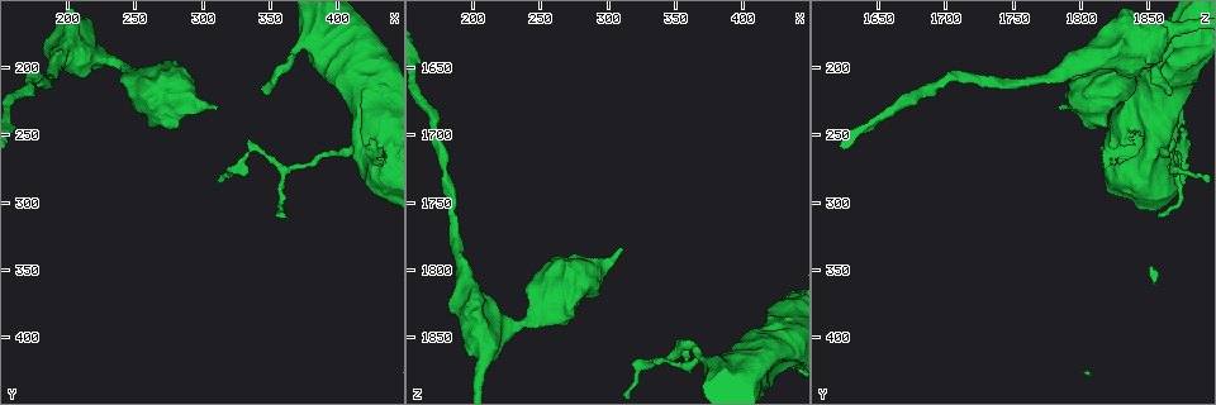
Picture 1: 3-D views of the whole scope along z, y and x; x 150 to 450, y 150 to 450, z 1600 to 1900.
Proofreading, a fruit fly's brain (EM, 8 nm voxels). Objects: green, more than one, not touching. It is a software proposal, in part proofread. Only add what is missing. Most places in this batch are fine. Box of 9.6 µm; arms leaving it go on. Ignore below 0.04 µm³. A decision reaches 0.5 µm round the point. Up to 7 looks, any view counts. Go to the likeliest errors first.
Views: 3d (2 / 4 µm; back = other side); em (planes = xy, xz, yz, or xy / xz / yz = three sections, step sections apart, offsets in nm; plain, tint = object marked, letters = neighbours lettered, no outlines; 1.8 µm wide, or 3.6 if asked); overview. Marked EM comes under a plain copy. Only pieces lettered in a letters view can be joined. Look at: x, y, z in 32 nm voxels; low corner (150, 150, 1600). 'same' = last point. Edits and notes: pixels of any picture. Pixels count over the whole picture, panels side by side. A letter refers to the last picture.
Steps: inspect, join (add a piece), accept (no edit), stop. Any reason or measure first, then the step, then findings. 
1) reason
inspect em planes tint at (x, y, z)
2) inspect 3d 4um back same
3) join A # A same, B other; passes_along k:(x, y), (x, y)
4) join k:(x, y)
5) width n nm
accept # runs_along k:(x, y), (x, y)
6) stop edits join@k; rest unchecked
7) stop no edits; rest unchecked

branch stops here
inspect em planes tint at (348, 220, 1868)

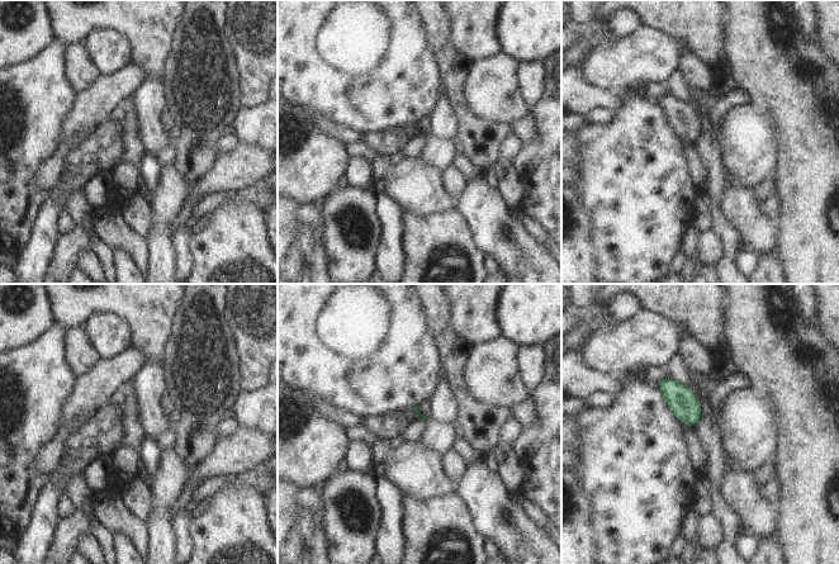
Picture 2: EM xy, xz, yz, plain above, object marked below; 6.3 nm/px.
see the neighbours
inspect em planes letters same

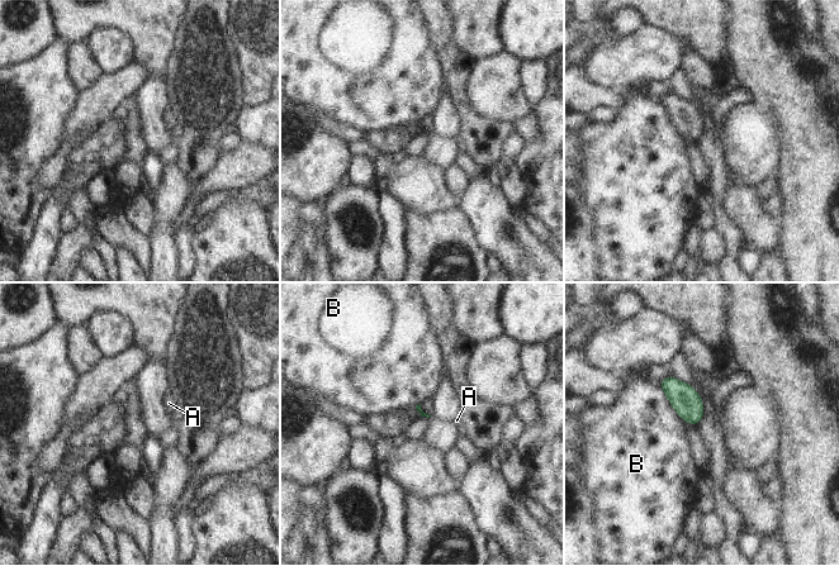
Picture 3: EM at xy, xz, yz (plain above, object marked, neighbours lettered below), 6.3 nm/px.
longest_contact B 280 nm
accept # A other, B other; no lettered piece goes on from it

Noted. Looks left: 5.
branch stops here
inspect 3d 4um at (310, 230, 1784)

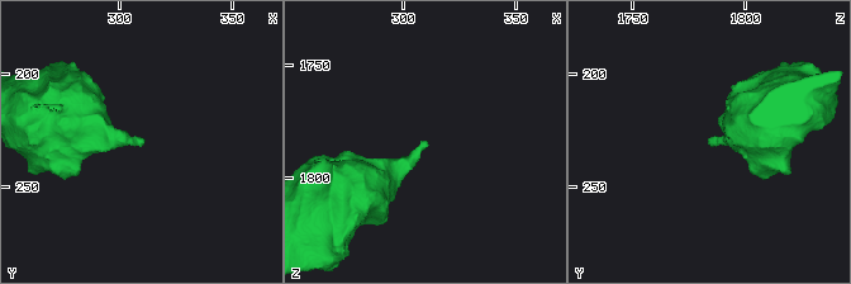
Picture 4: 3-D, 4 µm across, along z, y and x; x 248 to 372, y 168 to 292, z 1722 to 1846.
shape alone is not enough
inspect em yz step 4 letters at (309, 229, 1785)

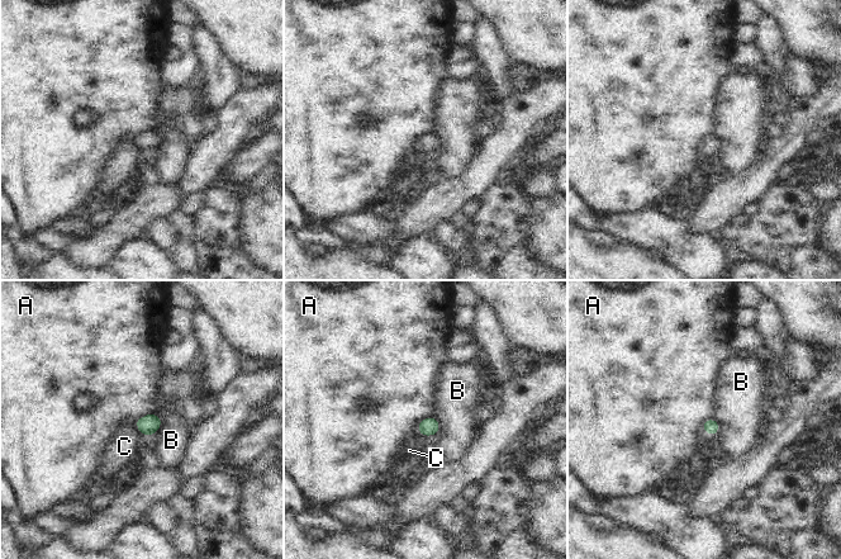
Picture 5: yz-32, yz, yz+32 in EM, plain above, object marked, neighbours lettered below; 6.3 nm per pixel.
inspect em planes letters same

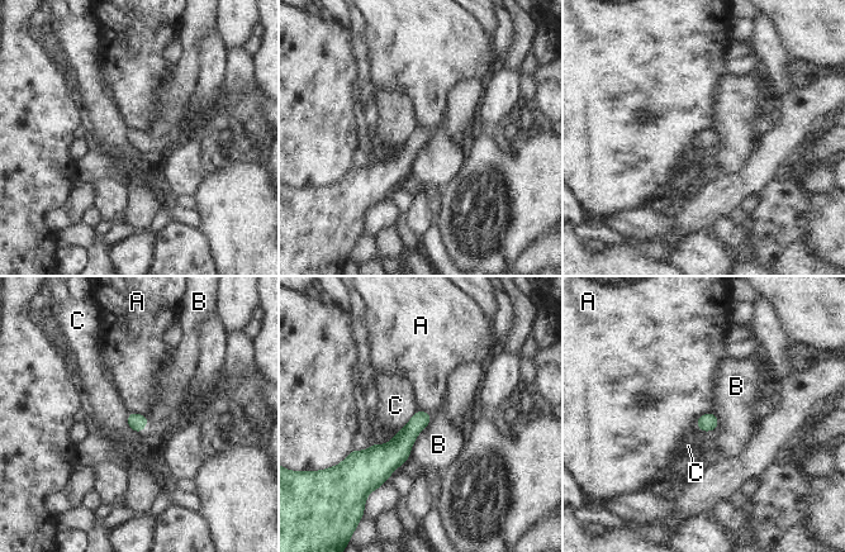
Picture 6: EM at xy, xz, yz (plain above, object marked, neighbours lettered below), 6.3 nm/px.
accept # A other, B other, C other; border 6:(710, 410), (697, 419), (696, 427); no lettered piece goes on from it

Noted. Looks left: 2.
an open end
inspect 3d 4um at (362, 312, 1860)

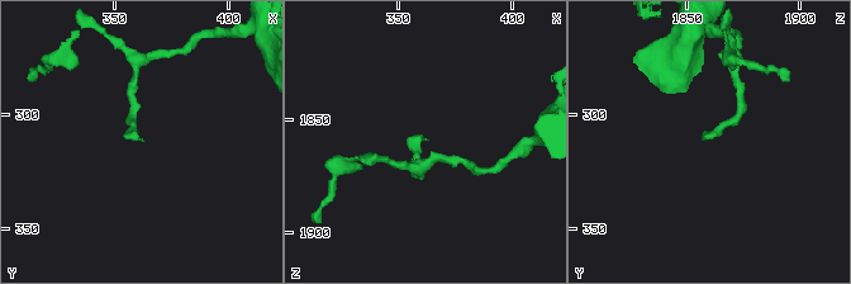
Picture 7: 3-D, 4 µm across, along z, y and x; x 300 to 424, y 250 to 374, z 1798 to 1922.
inspect em planes letters at (362, 311, 1858)

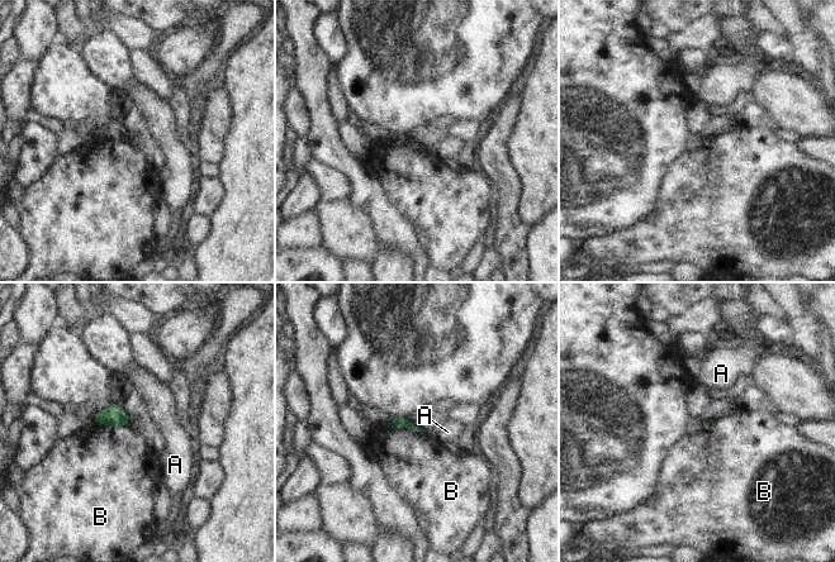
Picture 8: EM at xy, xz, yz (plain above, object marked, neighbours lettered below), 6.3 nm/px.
longest_contact B 260 nm
accept # A other, B other; border 8:(421, 432), (393, 427), (383, 438); none of them fits

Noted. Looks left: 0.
stop no edits; rest unchecked

